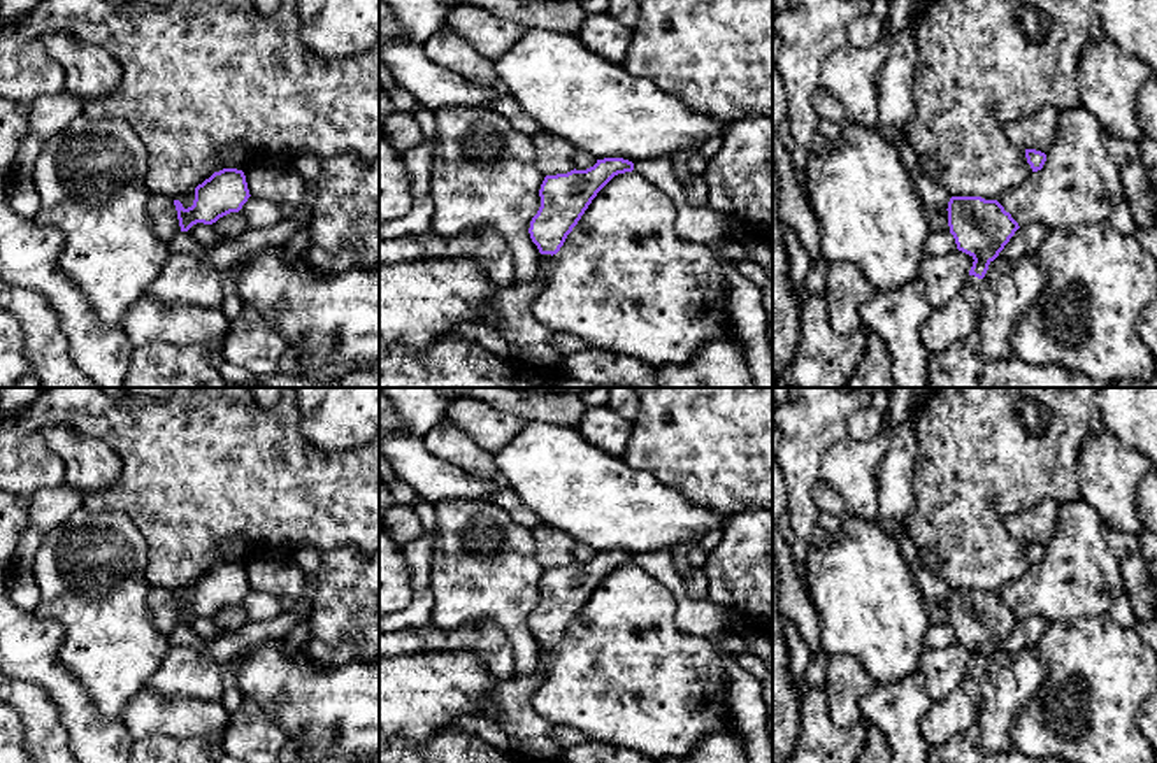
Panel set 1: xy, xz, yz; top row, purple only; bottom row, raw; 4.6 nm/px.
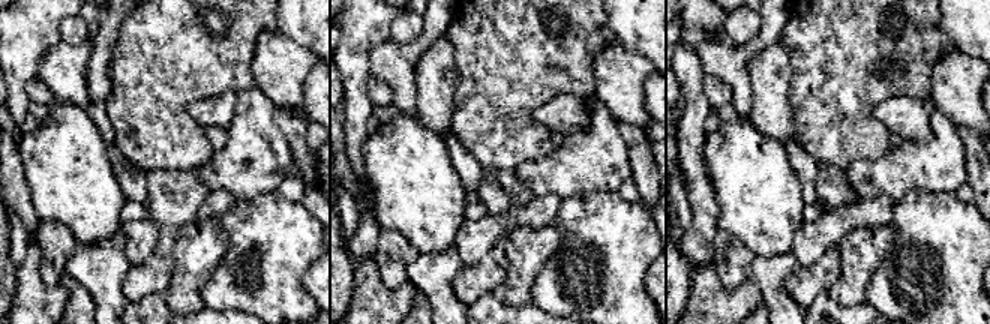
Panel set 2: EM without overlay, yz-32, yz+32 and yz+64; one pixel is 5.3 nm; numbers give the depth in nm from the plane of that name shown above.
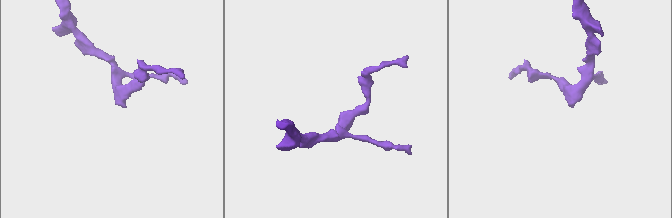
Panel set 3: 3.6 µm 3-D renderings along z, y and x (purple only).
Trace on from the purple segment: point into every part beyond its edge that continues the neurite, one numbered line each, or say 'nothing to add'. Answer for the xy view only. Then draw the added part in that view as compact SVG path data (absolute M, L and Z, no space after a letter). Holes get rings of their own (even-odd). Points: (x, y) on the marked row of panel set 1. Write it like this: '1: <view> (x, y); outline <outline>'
nothing to add

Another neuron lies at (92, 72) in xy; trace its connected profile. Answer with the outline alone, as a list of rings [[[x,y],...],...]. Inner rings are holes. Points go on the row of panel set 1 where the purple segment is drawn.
[[[67,28],[42,35],[42,44],[65,68],[67,91],[74,96],[100,98],[116,91],[123,70],[107,49],[75,39]]]

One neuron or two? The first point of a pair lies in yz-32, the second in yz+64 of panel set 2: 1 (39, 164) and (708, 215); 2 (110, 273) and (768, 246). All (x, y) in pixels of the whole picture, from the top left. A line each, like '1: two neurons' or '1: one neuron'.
1: two neurons
2: two neurons

